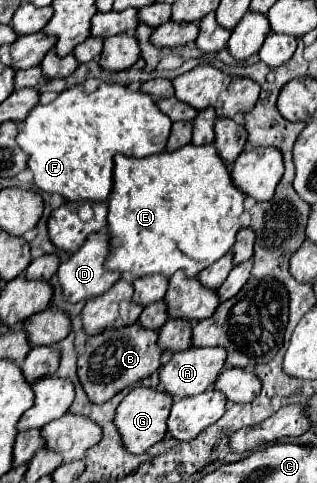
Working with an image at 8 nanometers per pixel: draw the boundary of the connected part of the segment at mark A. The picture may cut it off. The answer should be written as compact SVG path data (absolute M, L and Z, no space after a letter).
M221 346L189 348L175 352L173 358L159 368L161 384L173 398L195 396L211 388L225 364L227 352Z

